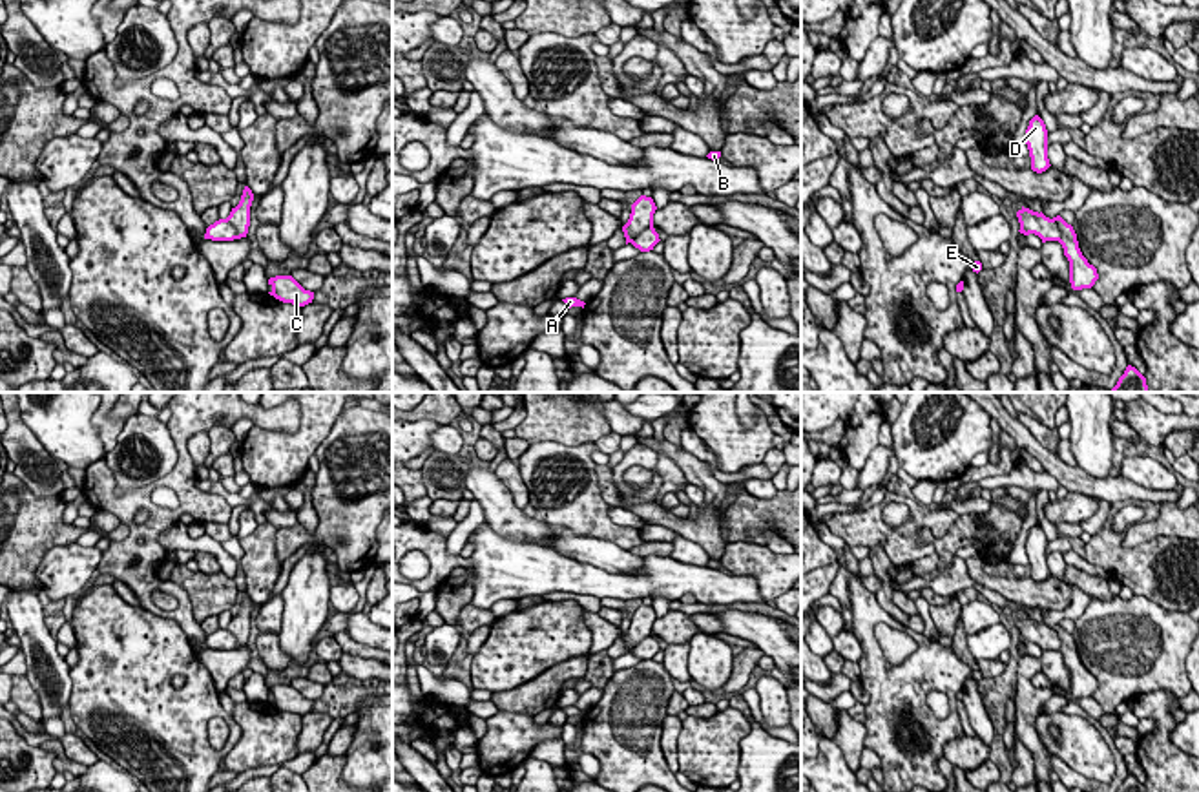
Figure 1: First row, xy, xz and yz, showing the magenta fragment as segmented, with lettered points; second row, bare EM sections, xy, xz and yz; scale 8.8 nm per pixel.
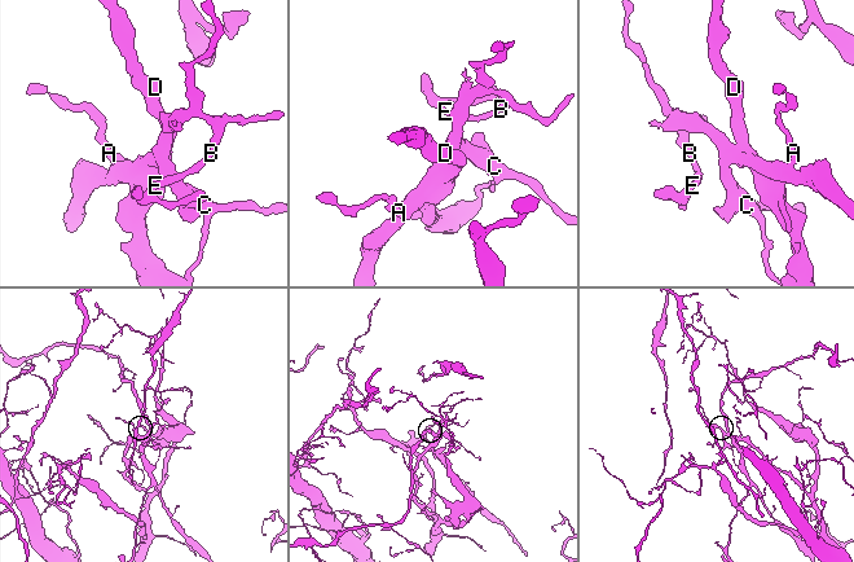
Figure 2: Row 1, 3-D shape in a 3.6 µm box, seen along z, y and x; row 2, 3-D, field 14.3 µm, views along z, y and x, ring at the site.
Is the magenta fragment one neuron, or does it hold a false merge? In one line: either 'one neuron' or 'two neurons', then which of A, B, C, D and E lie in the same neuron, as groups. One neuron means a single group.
two neurons | A D / B C E

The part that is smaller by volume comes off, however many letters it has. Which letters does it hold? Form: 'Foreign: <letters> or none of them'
Foreign: A, D

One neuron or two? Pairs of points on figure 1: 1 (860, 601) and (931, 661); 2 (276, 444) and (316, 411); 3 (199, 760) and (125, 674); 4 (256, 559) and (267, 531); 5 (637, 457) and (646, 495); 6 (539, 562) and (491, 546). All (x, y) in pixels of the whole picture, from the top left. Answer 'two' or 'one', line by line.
1: one
2: one
3: one
4: one
5: one
6: one

